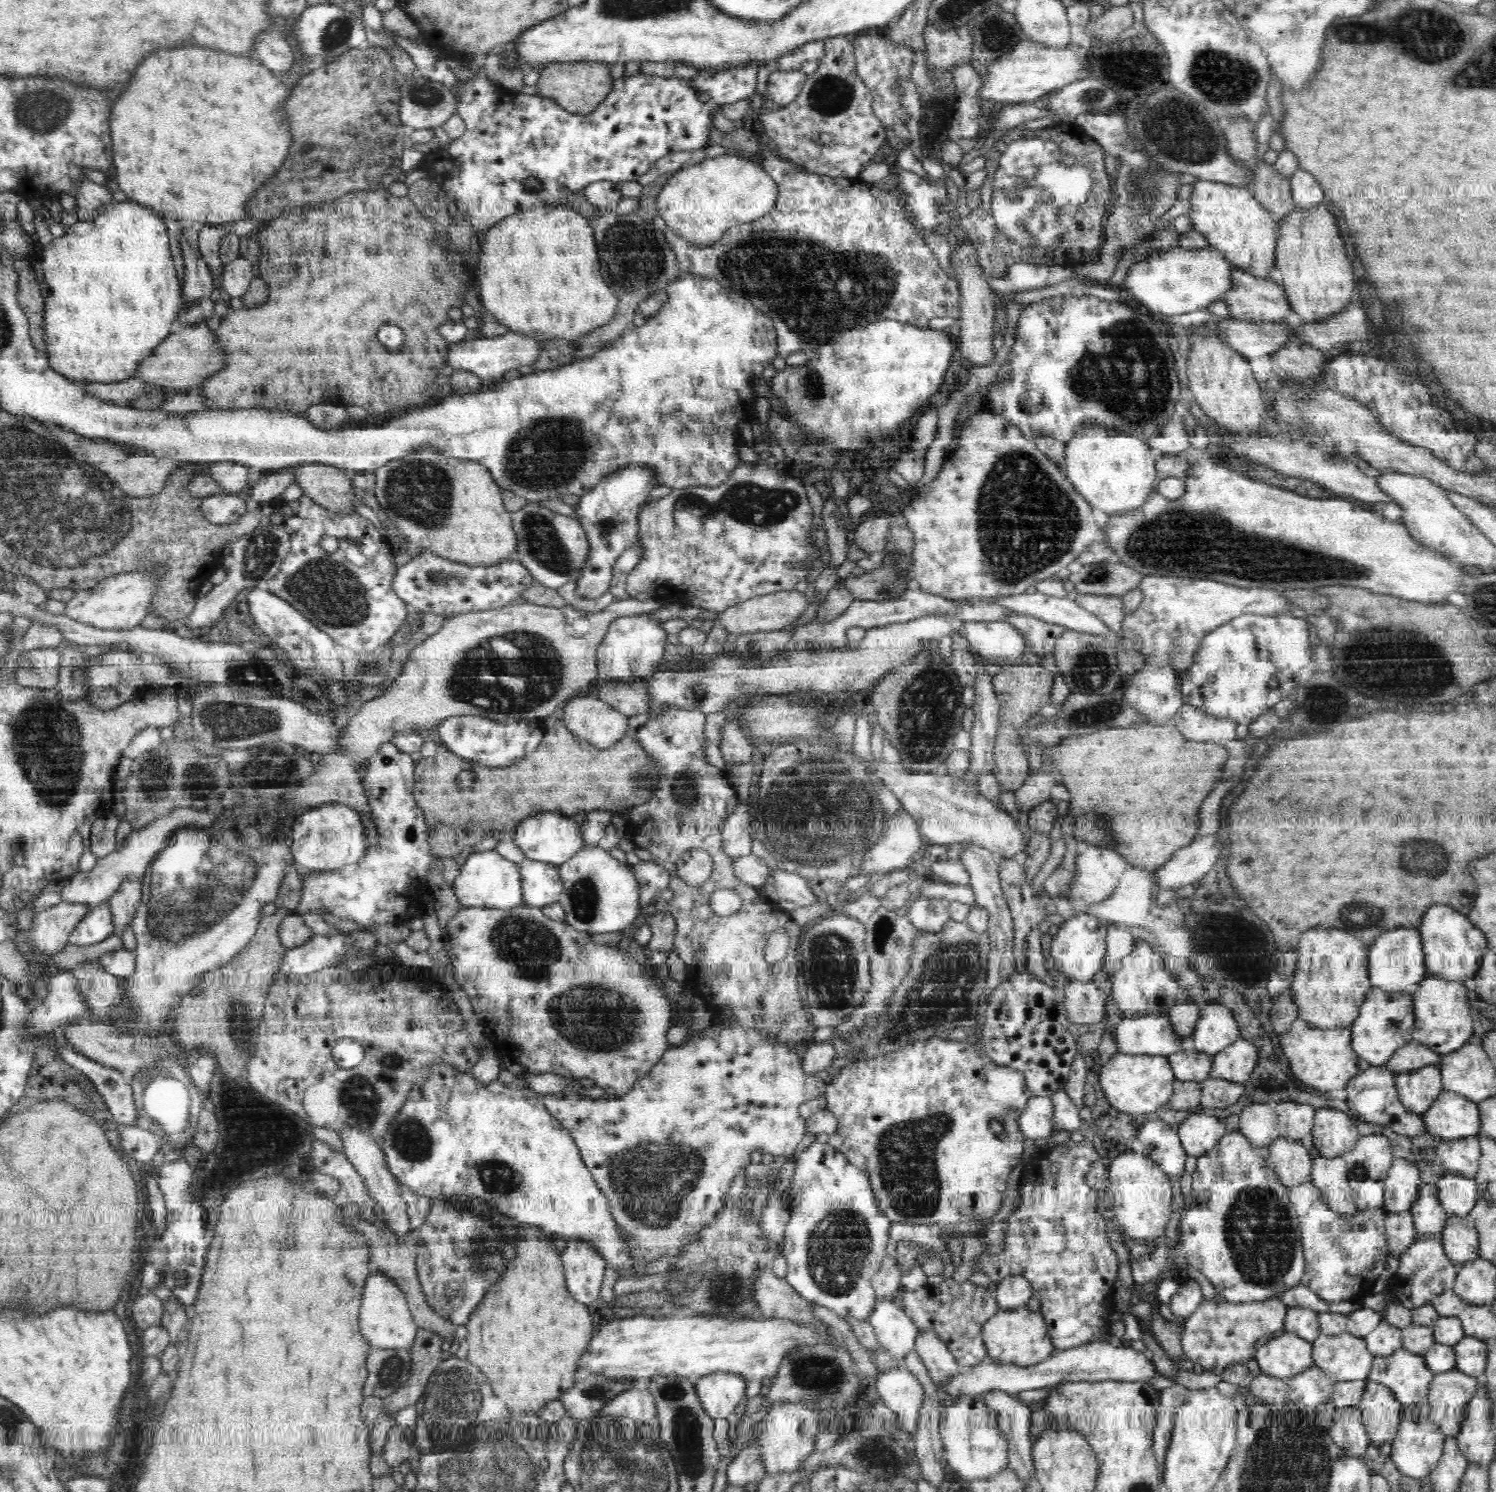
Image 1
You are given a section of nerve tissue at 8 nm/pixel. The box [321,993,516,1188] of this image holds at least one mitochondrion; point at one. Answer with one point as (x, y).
(357, 1093)

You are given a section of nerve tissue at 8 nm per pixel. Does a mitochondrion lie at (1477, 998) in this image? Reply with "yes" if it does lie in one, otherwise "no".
no

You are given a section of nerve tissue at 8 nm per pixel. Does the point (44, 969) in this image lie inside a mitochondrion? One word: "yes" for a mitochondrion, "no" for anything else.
no

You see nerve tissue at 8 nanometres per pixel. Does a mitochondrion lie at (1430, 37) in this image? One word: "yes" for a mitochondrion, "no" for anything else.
yes

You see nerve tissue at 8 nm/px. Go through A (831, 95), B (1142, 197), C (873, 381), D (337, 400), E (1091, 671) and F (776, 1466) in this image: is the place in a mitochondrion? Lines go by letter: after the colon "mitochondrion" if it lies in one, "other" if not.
A: mitochondrion
B: mitochondrion
C: other
D: other
E: mitochondrion
F: other

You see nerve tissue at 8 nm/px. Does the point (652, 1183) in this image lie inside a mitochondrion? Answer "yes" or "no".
yes

